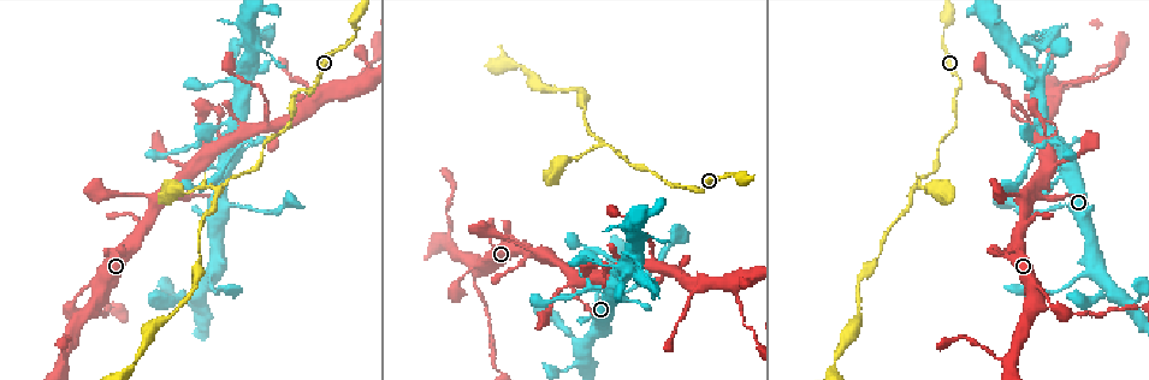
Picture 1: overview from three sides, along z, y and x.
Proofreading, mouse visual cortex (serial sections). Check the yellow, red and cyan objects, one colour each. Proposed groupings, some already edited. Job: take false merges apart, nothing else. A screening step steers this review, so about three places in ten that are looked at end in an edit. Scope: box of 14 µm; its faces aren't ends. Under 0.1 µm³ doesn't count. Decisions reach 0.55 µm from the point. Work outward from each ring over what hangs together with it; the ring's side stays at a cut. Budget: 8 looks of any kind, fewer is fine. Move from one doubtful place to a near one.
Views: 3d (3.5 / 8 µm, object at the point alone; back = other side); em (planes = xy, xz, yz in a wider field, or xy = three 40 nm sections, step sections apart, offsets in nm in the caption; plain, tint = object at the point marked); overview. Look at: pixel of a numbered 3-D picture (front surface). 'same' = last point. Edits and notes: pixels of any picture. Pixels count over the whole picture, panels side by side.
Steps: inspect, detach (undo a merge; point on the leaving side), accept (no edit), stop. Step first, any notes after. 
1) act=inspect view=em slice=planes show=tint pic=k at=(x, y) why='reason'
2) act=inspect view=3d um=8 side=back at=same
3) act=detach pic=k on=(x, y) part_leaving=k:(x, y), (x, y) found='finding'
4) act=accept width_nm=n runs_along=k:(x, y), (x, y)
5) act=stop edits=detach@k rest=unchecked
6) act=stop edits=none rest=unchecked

act=inspect view=3d um=3.5 pic=1 at=(477, 286) why='a narrow waist'

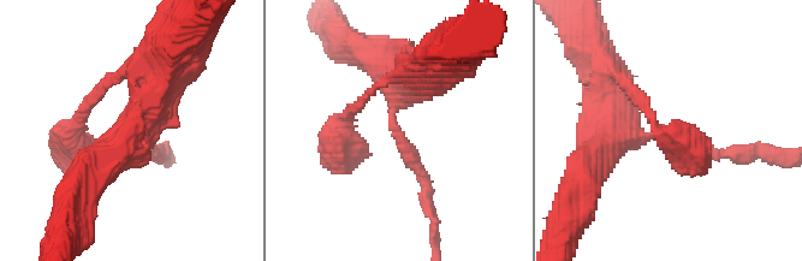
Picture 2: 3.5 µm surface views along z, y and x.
act=inspect view=em slice=xy step=1 show=plain pic=2 at=(396, 132) arm_widths_nm=150,450 why='shape alone is not enough'

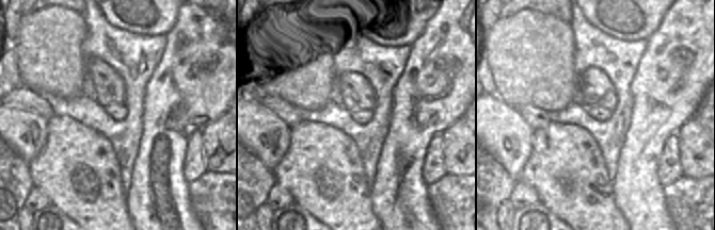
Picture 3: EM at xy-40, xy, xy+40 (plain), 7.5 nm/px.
act=inspect view=em slice=xy step=1 show=tint at=same

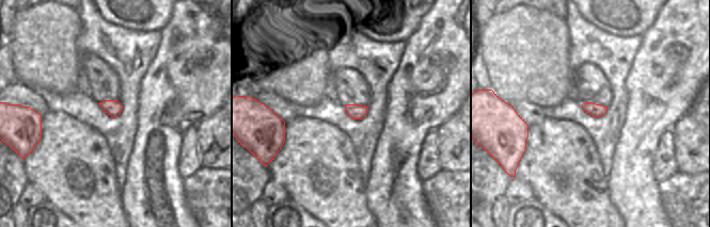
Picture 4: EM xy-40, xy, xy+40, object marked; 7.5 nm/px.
act=accept found='continuous, no second cell'

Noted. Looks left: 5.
act=inspect view=3d um=3.5 side=back pic=1 at=(913, 186) why='three-way junction'

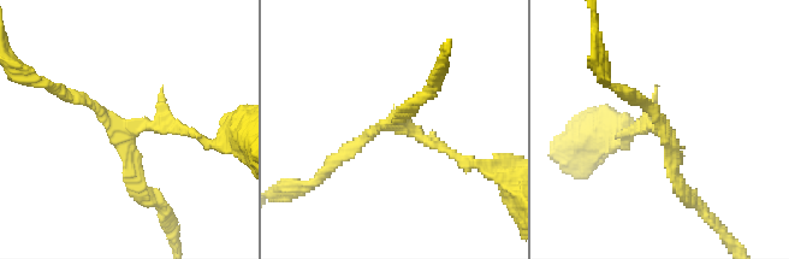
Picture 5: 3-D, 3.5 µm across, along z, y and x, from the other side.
act=inspect view=em slice=xy step=2 show=tint pic=5 at=(661, 128) why='shape alone is not enough'

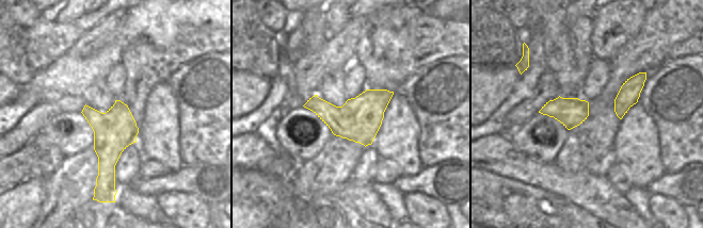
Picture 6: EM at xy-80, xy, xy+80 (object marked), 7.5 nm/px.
act=inspect view=em slice=xy step=3 show=tint at=same

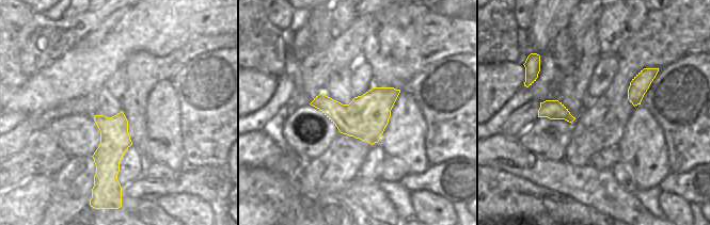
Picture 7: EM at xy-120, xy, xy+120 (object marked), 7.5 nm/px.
act=accept runs_along=5:(622, 90), (658, 117), (686, 194) found='one cell here'

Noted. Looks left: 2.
act=inspect view=3d um=3.5 pic=1 at=(198, 280) why='calibre changes'

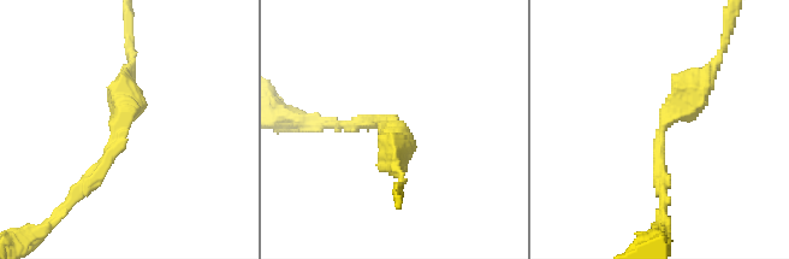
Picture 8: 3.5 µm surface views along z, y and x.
act=inspect view=em slice=xy step=5 show=tint pic=8 at=(121, 125) arm_widths_nm=200,250

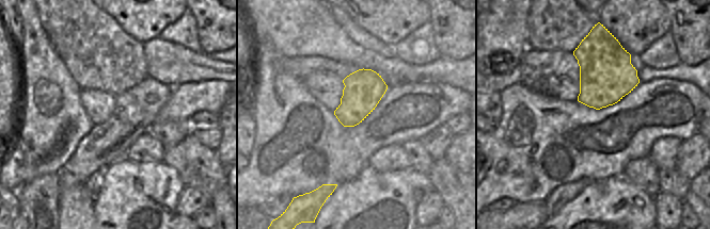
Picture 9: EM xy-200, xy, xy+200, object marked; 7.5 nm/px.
act=accept width_nm=300 runs_along=8:(131, 65), (120, 146), (79, 190) found='one cell here'

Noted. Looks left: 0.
act=stop edits=none rest=unchecked

